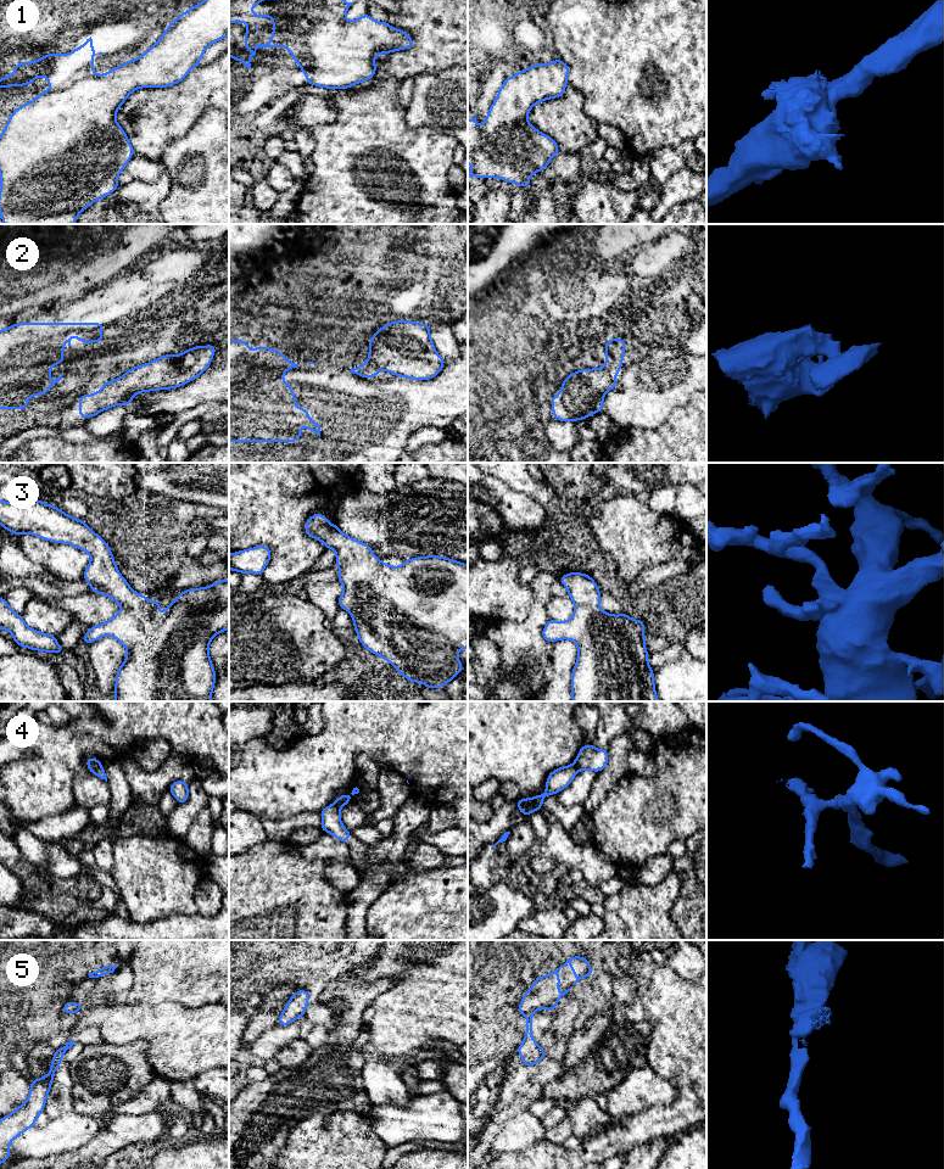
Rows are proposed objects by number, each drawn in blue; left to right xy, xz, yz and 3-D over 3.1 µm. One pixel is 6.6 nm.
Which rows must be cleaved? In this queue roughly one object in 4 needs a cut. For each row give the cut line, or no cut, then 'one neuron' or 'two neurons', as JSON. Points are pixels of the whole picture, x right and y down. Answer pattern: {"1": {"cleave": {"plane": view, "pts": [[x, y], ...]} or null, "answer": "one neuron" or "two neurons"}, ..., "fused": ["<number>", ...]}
{"1": {"cleave": null, "answer": "one neuron"}, "2": {"cleave": {"plane": "xz", "pts": [[368, 359], [379, 368]]}, "answer": "two neurons"}, "3": {"cleave": null, "answer": "one neuron"}, "4": {"cleave": {"plane": "xy", "pts": [[100, 764], [93, 772]]}, "answer": "two neurons"}, "5": {"cleave": null, "answer": "one neuron"}, "fused": ["2", "4"]}

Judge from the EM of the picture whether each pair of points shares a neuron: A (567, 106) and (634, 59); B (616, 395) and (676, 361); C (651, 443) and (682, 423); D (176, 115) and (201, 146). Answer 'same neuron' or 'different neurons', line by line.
A: different neurons
B: same neuron
C: same neuron
D: different neurons

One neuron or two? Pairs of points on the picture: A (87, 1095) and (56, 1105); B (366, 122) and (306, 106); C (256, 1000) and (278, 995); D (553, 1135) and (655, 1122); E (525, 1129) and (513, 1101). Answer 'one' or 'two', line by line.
A: two
B: two
C: two
D: two
E: two

